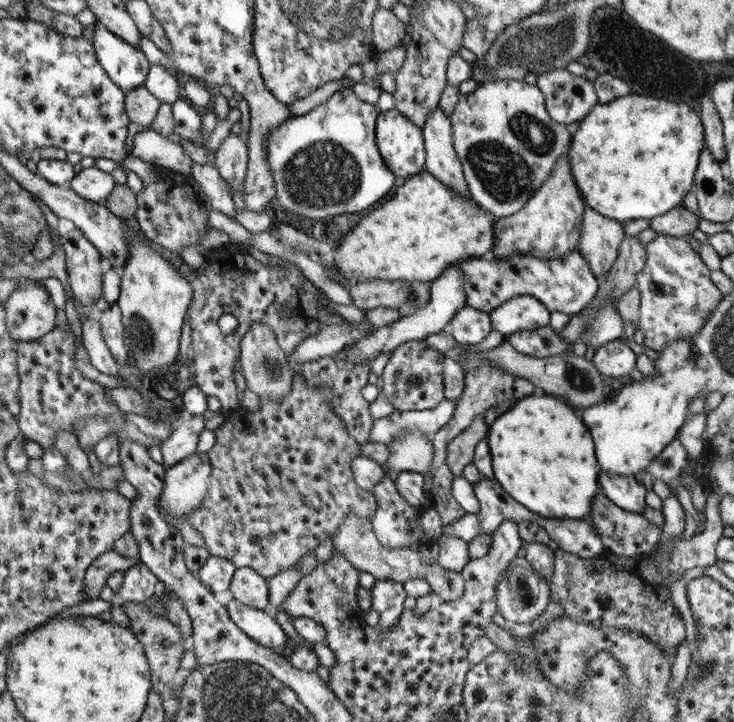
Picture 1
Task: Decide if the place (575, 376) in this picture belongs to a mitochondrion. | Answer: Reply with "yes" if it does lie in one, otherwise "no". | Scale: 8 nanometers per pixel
yes

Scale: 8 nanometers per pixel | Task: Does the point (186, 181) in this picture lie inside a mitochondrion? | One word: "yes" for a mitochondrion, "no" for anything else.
no

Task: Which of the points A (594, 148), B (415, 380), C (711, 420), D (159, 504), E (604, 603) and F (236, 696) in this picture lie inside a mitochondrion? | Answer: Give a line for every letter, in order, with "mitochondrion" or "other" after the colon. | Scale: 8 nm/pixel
A: other
B: mitochondrion
C: other
D: other
E: other
F: mitochondrion

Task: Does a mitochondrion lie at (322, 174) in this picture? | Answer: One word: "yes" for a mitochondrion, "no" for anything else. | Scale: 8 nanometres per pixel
yes

